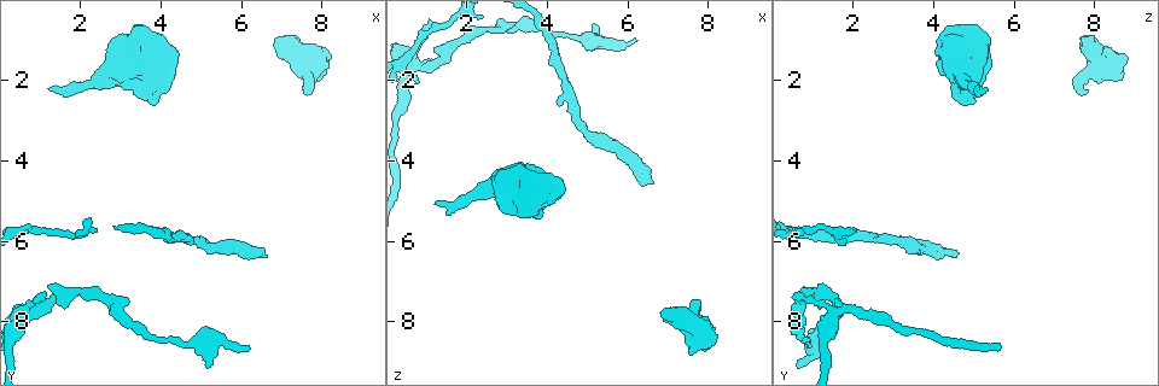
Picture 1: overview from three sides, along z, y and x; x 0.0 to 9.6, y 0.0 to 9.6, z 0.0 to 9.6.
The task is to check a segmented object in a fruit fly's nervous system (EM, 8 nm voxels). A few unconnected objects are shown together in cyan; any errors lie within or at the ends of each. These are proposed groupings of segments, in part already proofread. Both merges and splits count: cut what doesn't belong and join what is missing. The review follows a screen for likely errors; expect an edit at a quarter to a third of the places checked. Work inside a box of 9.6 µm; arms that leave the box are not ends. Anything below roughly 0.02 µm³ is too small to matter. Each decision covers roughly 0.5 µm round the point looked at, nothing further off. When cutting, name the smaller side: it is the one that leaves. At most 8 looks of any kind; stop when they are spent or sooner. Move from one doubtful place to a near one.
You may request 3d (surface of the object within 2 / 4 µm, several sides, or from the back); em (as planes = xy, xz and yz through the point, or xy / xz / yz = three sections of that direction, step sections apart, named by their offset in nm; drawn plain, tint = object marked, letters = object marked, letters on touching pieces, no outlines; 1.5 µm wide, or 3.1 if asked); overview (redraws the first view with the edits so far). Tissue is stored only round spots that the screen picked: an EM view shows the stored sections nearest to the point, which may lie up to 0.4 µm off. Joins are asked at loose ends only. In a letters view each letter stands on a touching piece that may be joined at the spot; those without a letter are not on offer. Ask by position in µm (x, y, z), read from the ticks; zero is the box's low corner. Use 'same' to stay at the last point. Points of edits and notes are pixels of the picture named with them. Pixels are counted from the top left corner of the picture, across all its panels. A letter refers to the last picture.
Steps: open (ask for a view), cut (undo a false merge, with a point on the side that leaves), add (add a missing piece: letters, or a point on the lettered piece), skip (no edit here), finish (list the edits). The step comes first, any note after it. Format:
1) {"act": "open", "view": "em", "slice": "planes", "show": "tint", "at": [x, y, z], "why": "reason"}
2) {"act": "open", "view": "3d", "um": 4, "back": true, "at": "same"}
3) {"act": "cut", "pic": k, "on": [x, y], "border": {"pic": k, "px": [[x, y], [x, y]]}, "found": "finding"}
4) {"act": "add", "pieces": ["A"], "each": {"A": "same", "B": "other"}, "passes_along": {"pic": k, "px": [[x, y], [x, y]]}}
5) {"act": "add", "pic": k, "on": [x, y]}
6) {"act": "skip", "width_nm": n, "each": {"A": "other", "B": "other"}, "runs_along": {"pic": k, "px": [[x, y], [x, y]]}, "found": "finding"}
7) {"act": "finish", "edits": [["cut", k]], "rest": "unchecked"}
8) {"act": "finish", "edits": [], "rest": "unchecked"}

{"act": "open", "view": "3d", "um": 2, "back": true, "at": [6.60, 6.30, 4.55], "why": "free end"}

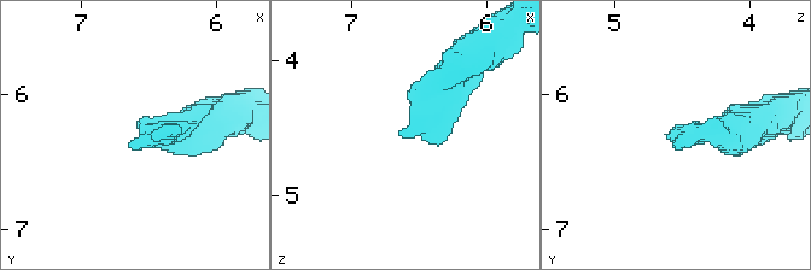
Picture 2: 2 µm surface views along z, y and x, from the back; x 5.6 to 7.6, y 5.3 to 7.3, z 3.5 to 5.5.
{"act": "open", "view": "em", "slice": "xz", "step": 8, "show": "letters", "at": [6.66, 6.38, 4.52]}

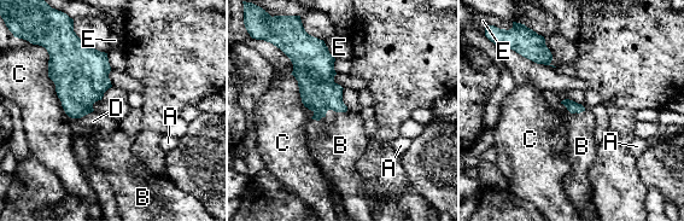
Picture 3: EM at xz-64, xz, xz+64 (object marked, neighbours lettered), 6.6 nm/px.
{"act": "add", "pic": 3, "on": [340, 145], "each": {"A": "other", "B": "same", "C": "other", "D": "other", "E": "other"}, "passes_along": {"pic": 3, "px": [[319, 92], [333, 110], [340, 145]]}, "found": "the neuron continues"}

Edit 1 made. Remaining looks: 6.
{"act": "open", "view": "overview", "why": "see it whole again"}

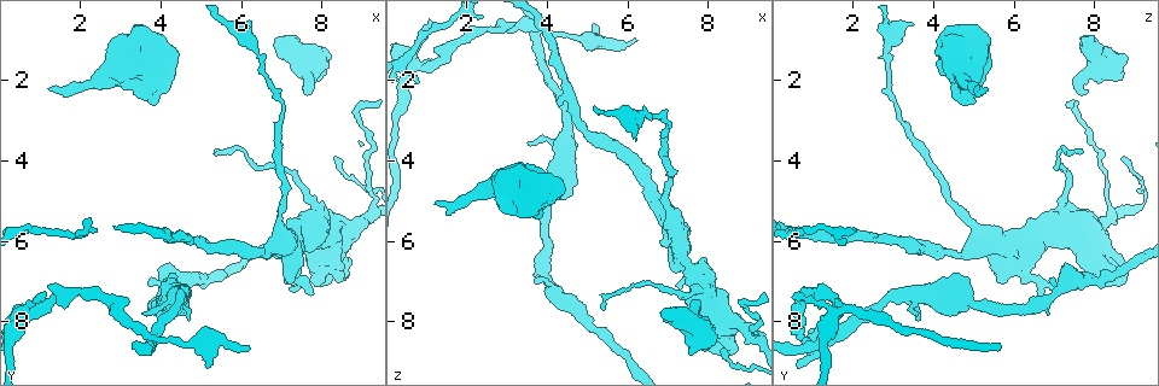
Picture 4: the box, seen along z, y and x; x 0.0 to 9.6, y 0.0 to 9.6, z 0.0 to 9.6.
{"act": "open", "view": "em", "slice": "yz", "step": 4, "show": "tint", "at": [3.85, 1.65, 5.50], "why": "free end"}

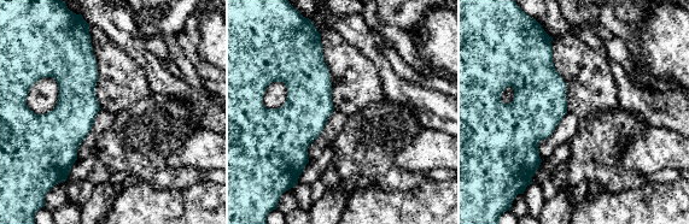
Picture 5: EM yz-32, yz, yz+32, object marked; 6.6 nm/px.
{"act": "open", "view": "em", "slice": "xy", "step": 4, "show": "tint", "at": "same"}

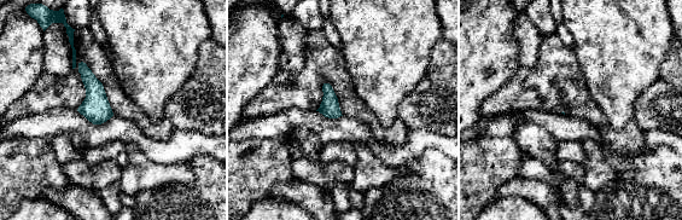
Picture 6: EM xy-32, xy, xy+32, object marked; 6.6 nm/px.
{"act": "open", "view": "em", "slice": "xy", "step": 4, "show": "letters", "at": "same"}

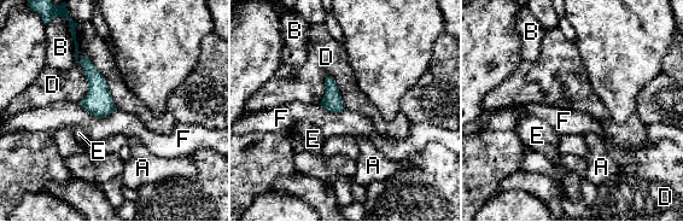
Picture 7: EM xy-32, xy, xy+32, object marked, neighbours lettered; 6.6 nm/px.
{"act": "skip", "each": {"A": "other", "B": "other", "D": "other", "E": "other", "F": "other"}, "border": {"pic": 7, "px": [[75, 34], [116, 107]]}, "found": "none of them fits"}

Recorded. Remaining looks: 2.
{"act": "finish", "edits": [["add", 3]], "rest": "unchecked"}

